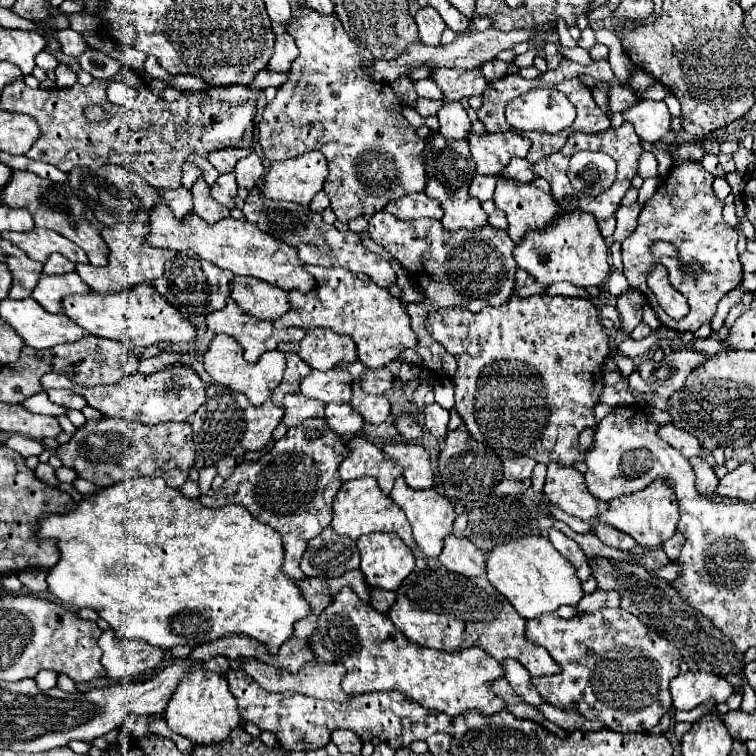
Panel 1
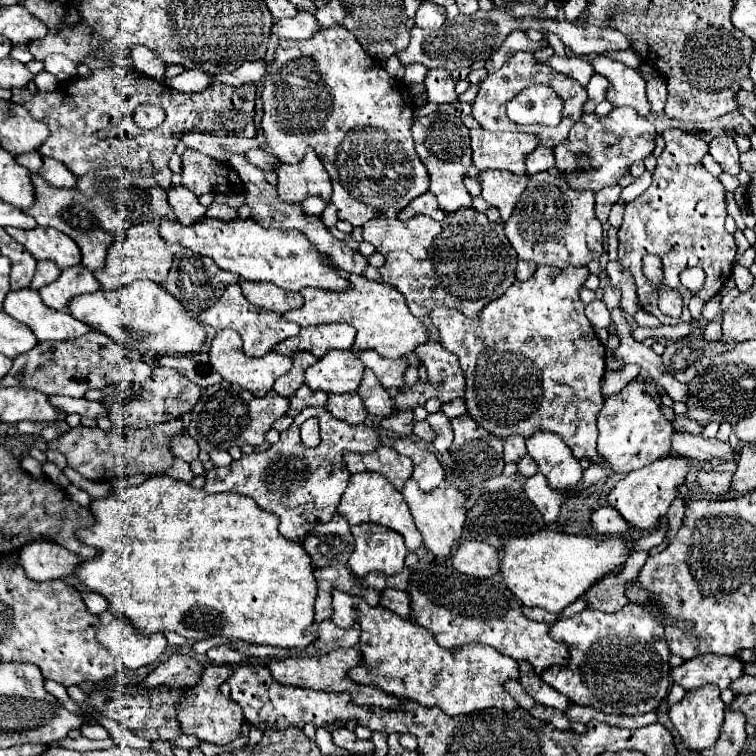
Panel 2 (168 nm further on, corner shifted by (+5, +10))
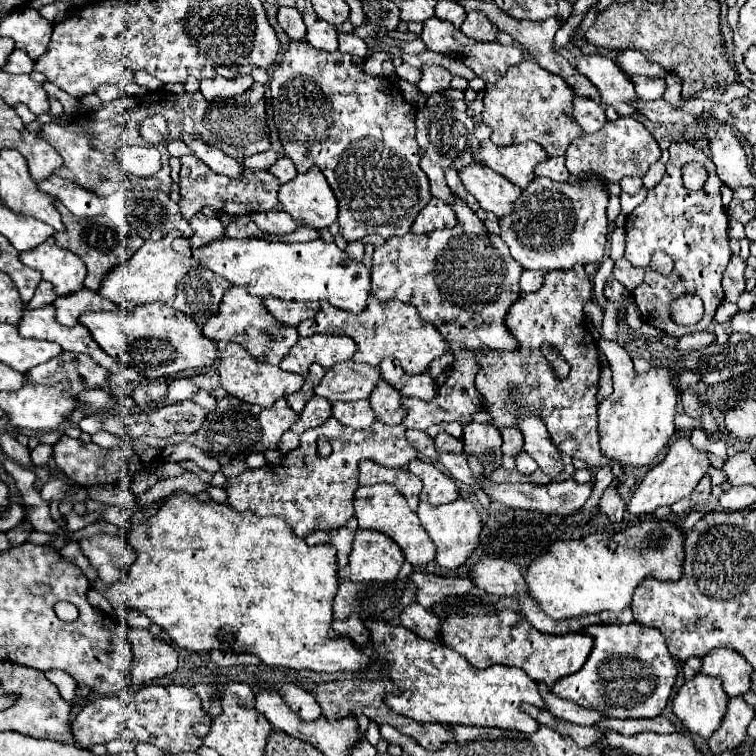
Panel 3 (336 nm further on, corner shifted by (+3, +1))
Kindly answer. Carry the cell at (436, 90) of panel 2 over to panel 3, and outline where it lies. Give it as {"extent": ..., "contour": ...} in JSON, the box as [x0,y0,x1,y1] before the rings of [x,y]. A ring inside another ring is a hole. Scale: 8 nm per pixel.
{"extent":[417,65,453,95],"contour":[[[433,65],[433,67],[421,67],[421,81],[417,83],[417,87],[425,93],[425,95],[435,95],[439,91],[445,91],[449,89],[449,83],[453,79],[453,75],[445,69],[445,67],[439,67],[439,65]]]}

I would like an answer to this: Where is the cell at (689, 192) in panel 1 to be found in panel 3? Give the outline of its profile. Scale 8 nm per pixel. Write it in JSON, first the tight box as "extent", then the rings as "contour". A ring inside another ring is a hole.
{"extent":[625,141,733,337],"contour":[[[675,141],[669,147],[669,153],[671,153],[671,159],[667,163],[667,171],[663,179],[659,181],[659,185],[649,189],[647,199],[631,215],[627,215],[625,259],[633,263],[635,267],[647,269],[643,283],[633,291],[633,297],[641,311],[643,321],[665,331],[671,337],[681,337],[691,331],[705,331],[711,325],[715,309],[723,301],[721,279],[733,253],[731,253],[729,237],[727,237],[729,219],[727,219],[725,207],[721,203],[721,193],[719,193],[721,179],[715,173],[715,165],[711,157],[689,141]],[[691,161],[697,161],[707,169],[707,181],[703,189],[699,191],[687,189],[681,179],[681,169],[685,167],[685,163],[691,163]],[[655,251],[663,251],[675,261],[673,271],[667,277],[649,269],[651,255]],[[687,293],[701,297],[705,305],[703,319],[691,327],[679,325],[671,319],[671,303]]]}

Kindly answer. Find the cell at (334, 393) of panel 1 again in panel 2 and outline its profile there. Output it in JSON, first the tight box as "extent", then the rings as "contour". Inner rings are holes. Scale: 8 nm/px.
{"extent":[305,350,363,394],"contour":[[[331,350],[317,364],[305,370],[305,384],[311,390],[323,390],[327,394],[355,392],[363,380],[363,362],[351,350]]]}

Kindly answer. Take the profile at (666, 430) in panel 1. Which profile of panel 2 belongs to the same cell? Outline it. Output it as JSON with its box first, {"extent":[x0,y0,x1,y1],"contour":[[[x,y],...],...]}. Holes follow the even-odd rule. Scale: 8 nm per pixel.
{"extent":[673,432,735,462],"contour":[[[675,432],[673,434],[673,452],[679,456],[685,456],[689,460],[705,460],[709,462],[711,458],[719,458],[723,462],[731,462],[735,458],[735,452],[729,442],[719,442],[717,438],[705,440],[703,436],[687,434],[687,432]]]}

